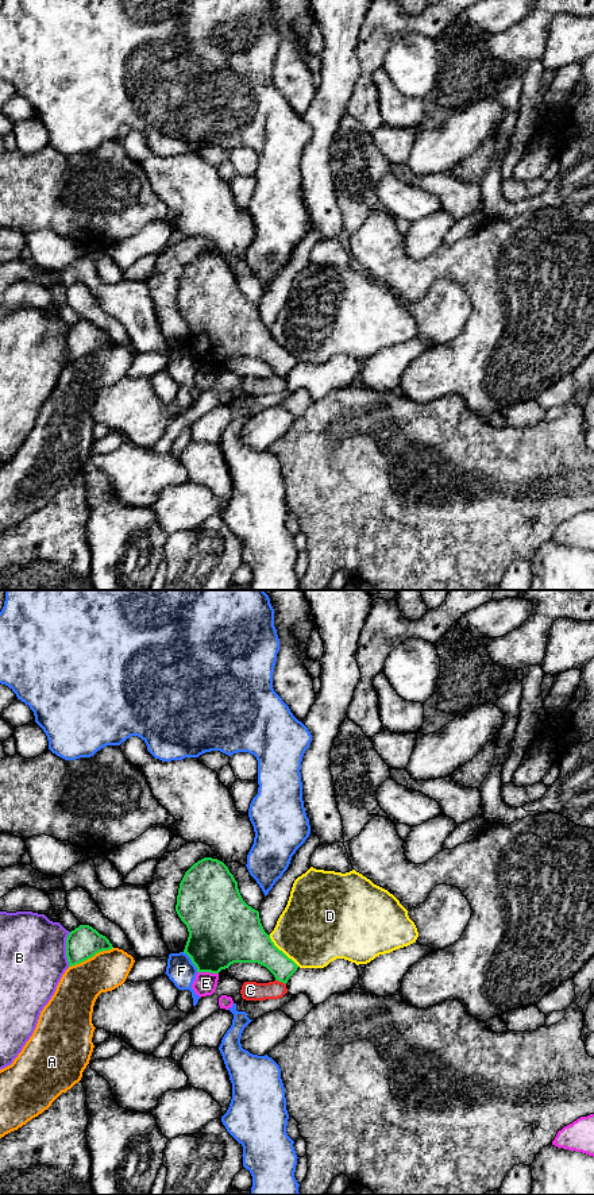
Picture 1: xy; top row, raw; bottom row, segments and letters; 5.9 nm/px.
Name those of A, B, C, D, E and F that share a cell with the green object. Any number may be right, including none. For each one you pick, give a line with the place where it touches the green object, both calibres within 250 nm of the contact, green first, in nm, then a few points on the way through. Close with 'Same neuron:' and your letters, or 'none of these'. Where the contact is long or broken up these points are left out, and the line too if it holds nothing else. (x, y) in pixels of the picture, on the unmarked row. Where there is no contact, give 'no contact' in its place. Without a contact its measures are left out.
Same neuron: none of these

